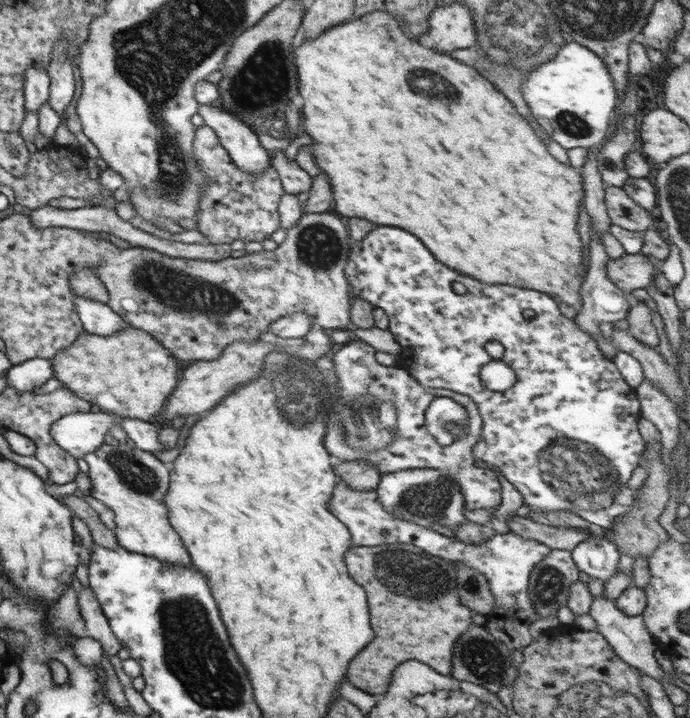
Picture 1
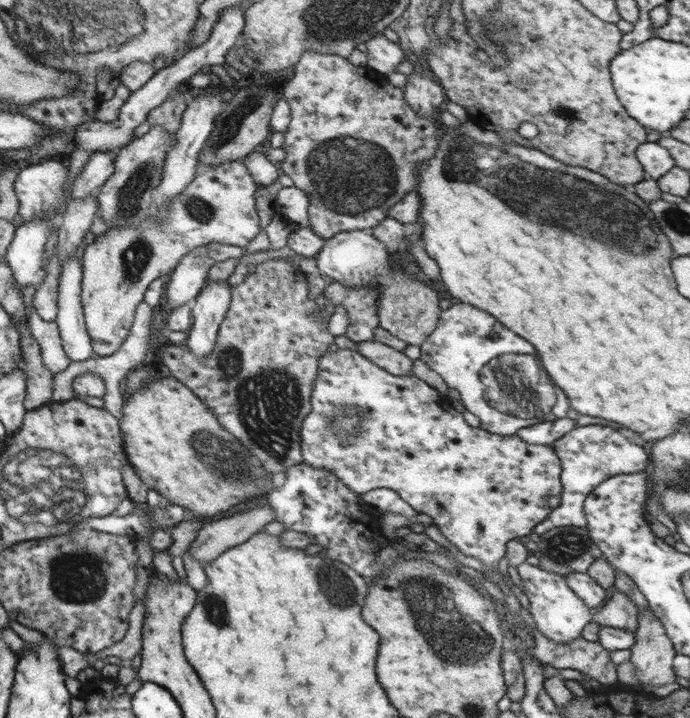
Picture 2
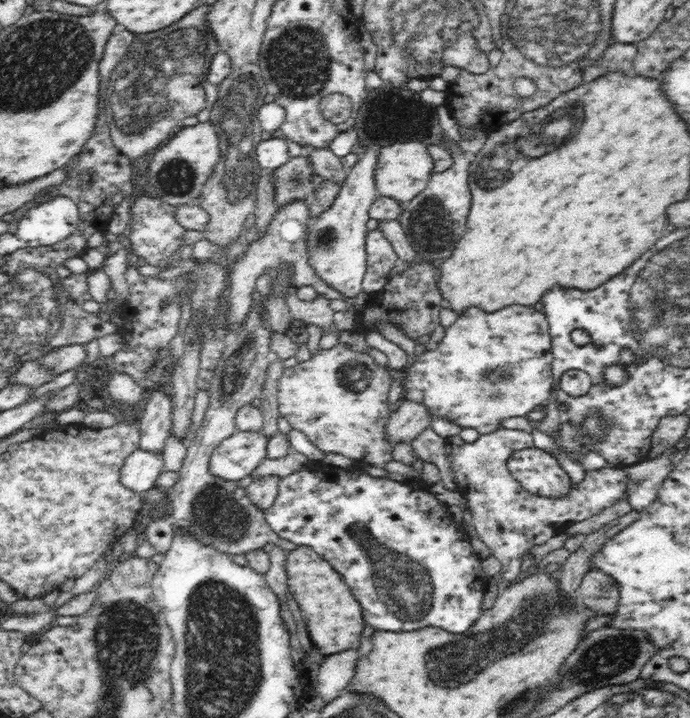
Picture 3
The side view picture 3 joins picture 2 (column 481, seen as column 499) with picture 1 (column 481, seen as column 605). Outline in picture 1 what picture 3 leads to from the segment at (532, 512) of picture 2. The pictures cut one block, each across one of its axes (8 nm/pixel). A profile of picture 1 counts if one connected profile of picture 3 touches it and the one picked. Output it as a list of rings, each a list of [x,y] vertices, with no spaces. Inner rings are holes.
[[[362,341],[346,342],[332,360],[338,377],[338,389],[330,400],[329,418],[326,419],[324,448],[334,460],[370,462],[381,475],[402,470],[440,470],[452,478],[464,494],[464,509],[497,507],[501,503],[502,484],[492,470],[474,465],[472,448],[482,436],[482,415],[470,396],[457,392],[442,392],[440,388],[422,387],[401,366],[384,366],[374,357],[373,346]],[[437,396],[454,398],[466,409],[468,430],[466,436],[451,445],[442,446],[425,427],[425,412]]]

